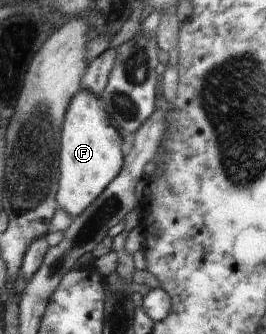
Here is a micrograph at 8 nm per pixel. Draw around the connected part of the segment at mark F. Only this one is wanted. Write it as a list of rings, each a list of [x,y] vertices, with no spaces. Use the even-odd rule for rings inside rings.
[[[82,90],[72,98],[62,131],[60,187],[57,192],[57,202],[66,213],[72,217],[80,215],[122,171],[124,157],[128,155],[128,151],[124,151],[125,135],[106,111],[102,94]]]

